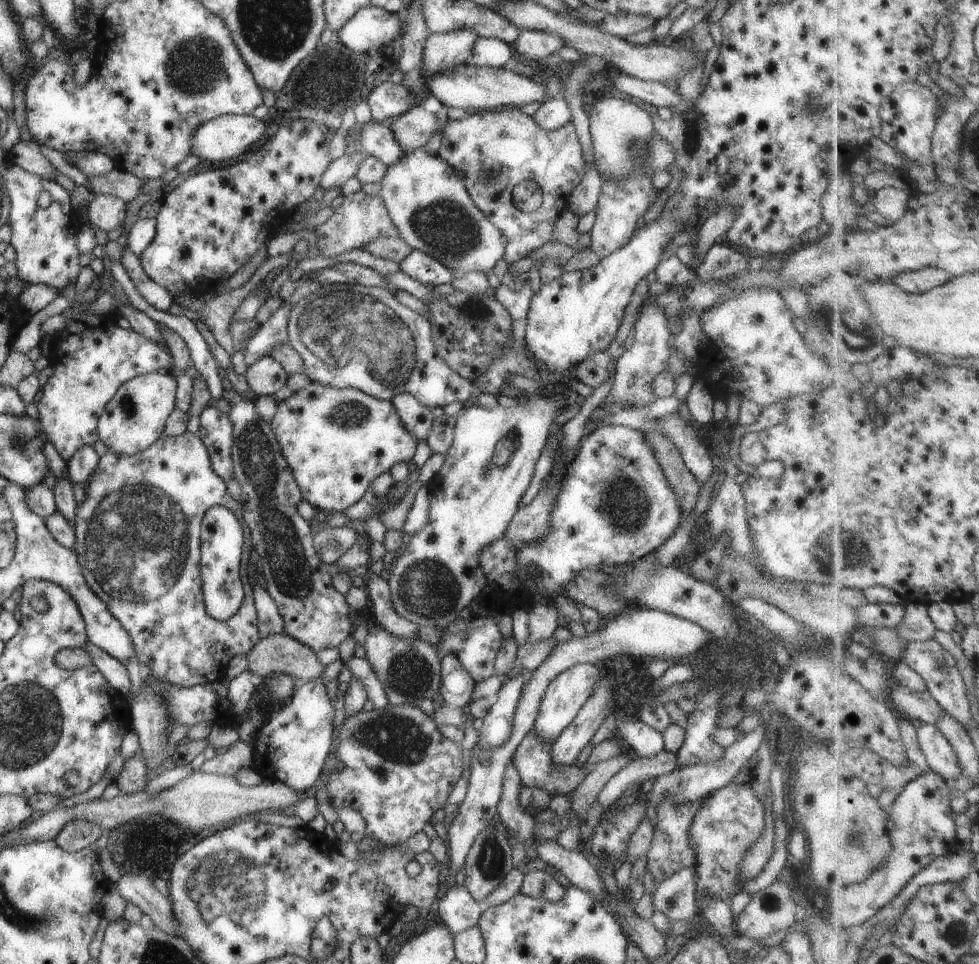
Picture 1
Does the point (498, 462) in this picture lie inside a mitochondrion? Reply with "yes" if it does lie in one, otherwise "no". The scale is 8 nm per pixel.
yes

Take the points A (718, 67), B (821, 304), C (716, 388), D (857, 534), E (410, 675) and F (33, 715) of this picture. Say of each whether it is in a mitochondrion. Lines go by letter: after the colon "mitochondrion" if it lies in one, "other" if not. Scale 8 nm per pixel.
A: other
B: mitochondrion
C: other
D: mitochondrion
E: mitochondrion
F: mitochondrion

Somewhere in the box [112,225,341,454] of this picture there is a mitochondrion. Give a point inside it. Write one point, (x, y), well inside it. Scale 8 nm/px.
(127, 407)

